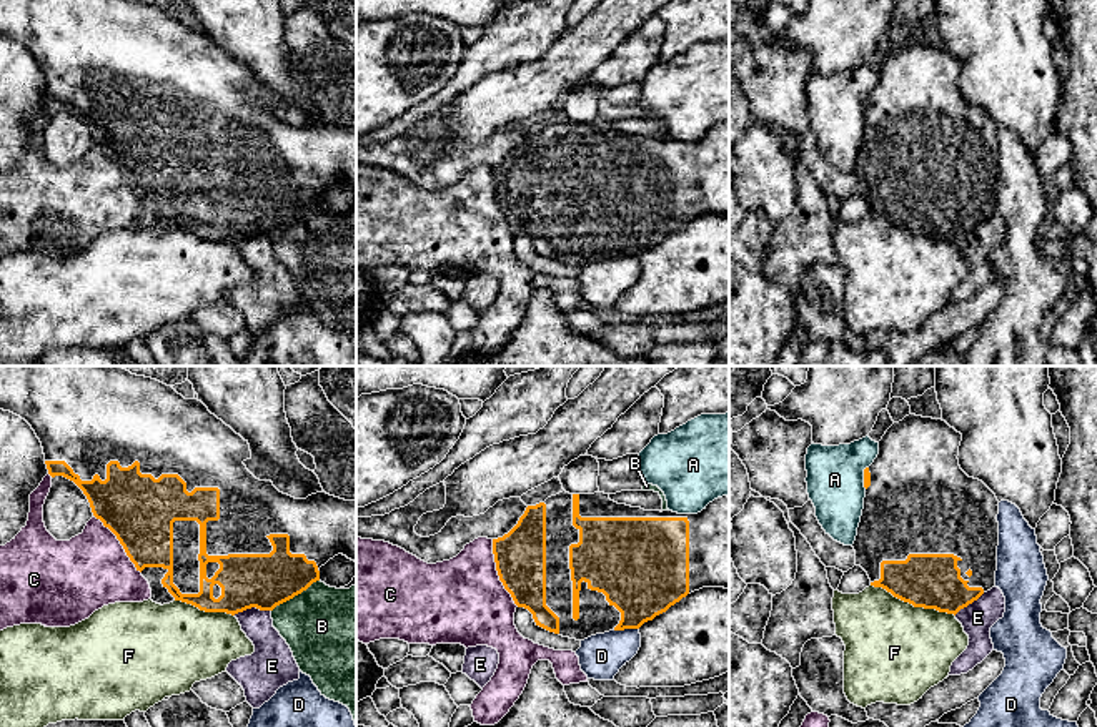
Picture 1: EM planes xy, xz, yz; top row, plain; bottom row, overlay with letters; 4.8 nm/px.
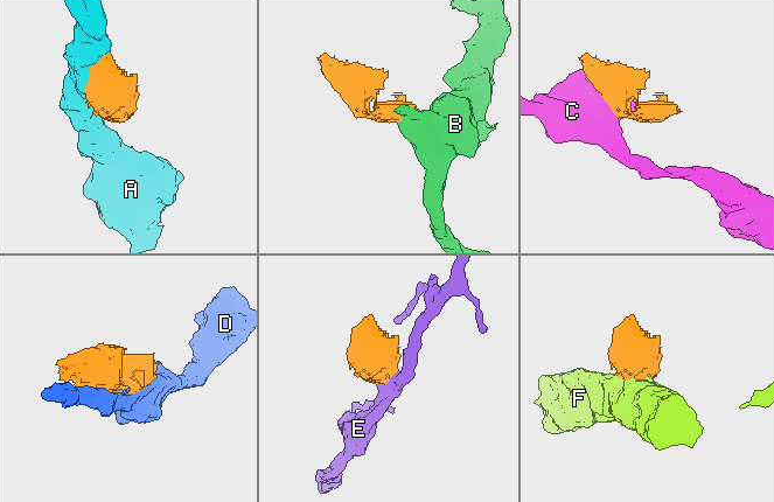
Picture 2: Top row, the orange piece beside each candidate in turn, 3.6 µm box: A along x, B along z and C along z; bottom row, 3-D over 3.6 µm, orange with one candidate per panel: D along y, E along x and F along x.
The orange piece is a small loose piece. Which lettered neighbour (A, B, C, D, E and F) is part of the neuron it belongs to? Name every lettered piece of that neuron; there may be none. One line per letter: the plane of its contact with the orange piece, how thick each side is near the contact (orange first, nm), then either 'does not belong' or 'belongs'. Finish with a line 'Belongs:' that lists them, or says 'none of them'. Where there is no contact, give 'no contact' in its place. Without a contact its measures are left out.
A: yz | 30/280 nm | does not belong
B: xy | 260/420 nm | does not belong
C: xz | 240/420 nm | does not belong
D: xz | 380/220 nm | does not belong
E: xy | 260/170 nm | does not belong
F: yz | 280/480 nm | does not belong
Belongs: none of them

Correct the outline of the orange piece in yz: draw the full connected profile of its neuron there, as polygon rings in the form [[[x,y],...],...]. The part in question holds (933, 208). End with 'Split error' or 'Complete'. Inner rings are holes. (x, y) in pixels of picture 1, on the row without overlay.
[[[906,43],[894,50],[879,68],[879,82],[864,96],[864,136],[852,171],[856,193],[861,193],[871,213],[882,215],[914,235],[957,241],[995,215],[999,173],[999,128],[979,106],[969,105],[959,93],[962,62],[942,47]]]. Split error

